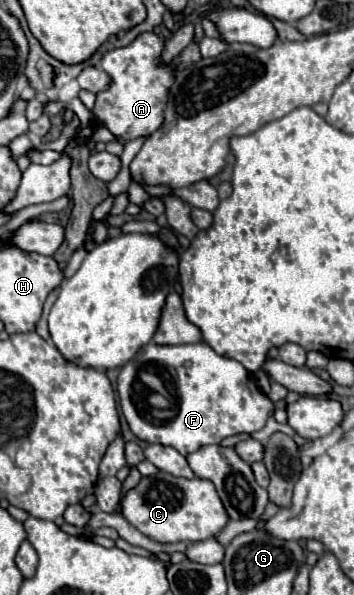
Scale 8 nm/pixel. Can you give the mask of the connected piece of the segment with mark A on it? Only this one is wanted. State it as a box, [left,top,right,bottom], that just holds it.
[93,33,201,141]

